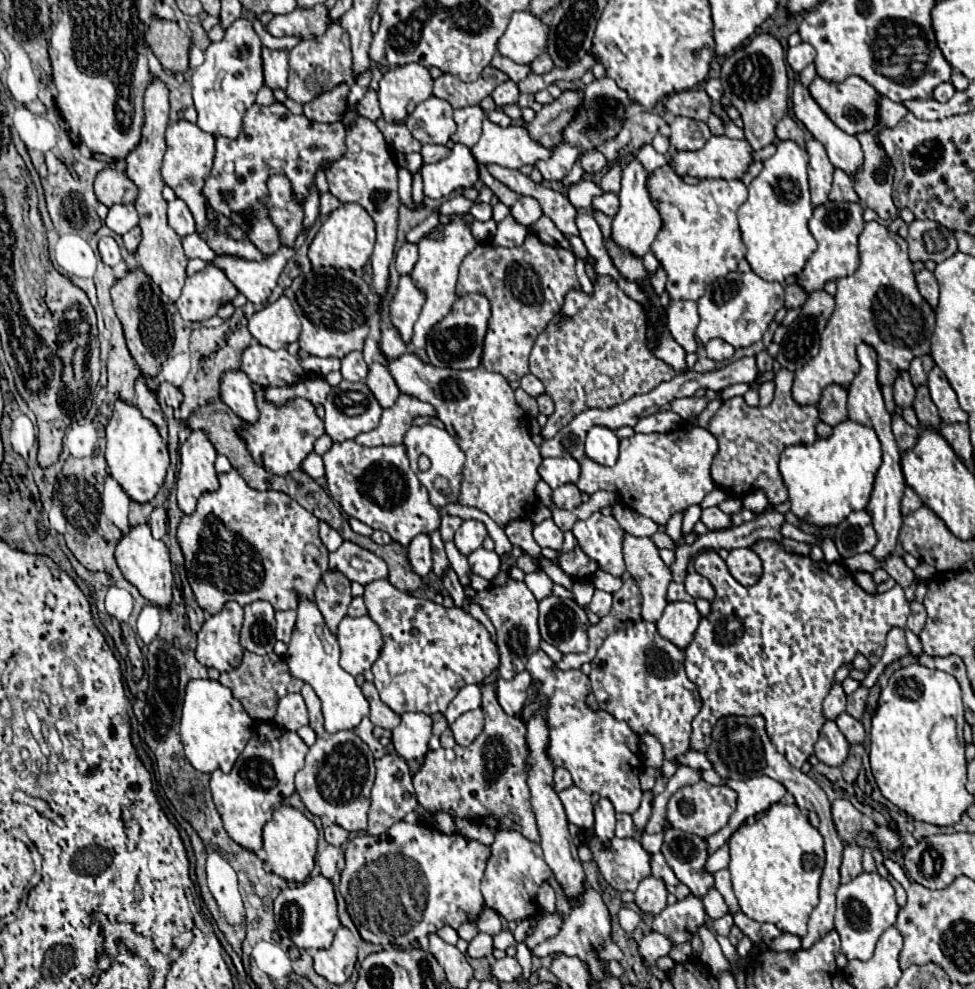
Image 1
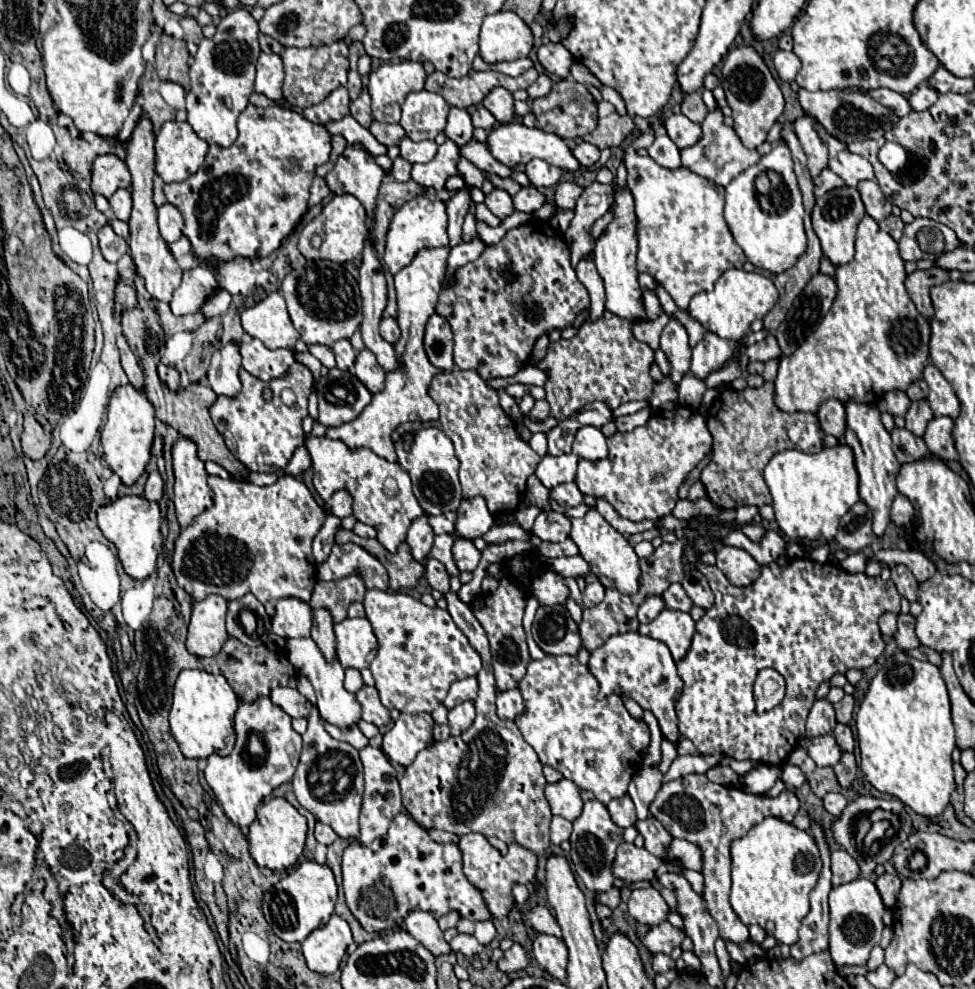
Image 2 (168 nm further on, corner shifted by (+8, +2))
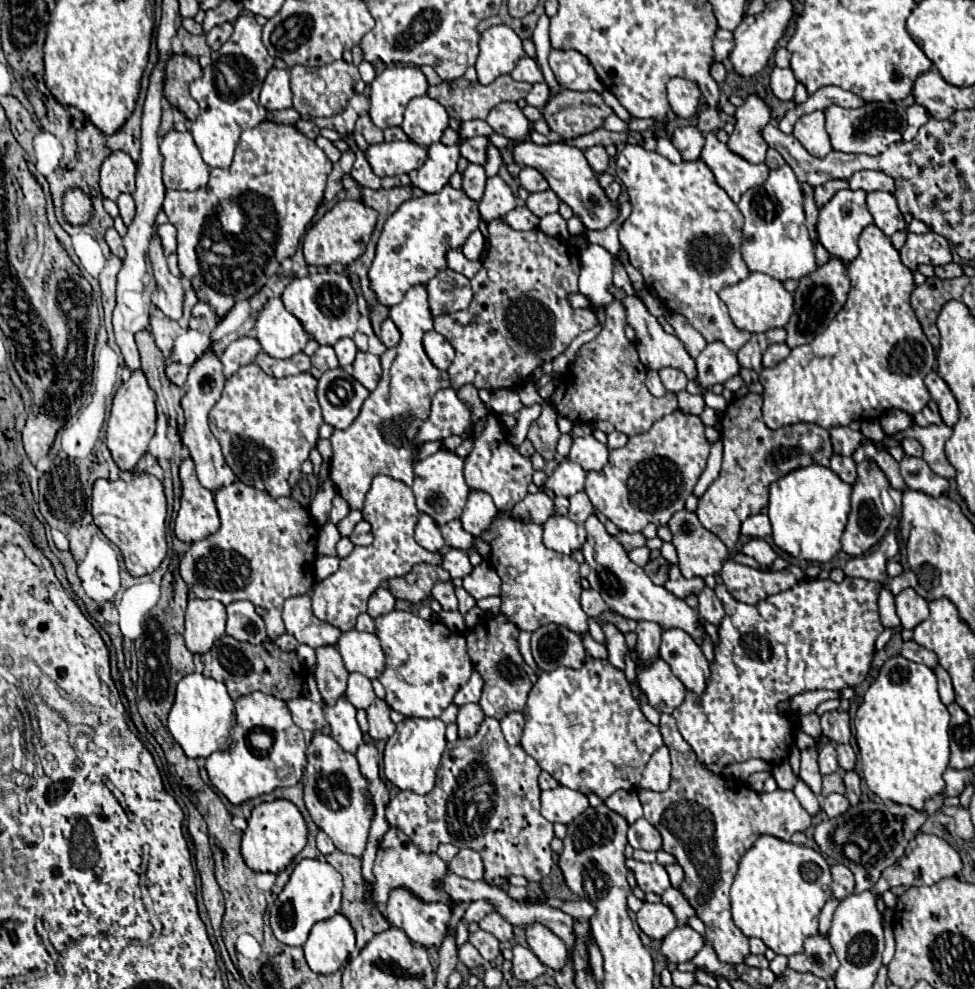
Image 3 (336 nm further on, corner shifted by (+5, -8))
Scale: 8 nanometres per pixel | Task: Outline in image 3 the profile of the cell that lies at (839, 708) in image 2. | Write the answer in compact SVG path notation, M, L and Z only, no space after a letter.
M829 711L821 715L823 735L835 743L849 743L851 739L851 719L847 711Z

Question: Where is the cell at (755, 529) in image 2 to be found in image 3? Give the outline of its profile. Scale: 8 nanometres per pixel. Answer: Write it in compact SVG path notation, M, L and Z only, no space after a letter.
M749 539L745 543L745 553L757 561L761 561L761 565L771 565L775 561L775 551L771 549L771 545L763 539Z

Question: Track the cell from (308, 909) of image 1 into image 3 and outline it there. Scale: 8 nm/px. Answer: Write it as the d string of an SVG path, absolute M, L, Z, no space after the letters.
M301 859L297 867L291 873L289 883L285 889L277 895L277 901L271 905L271 929L275 937L291 947L303 947L309 931L315 923L331 919L335 913L339 913L341 907L341 875L321 859Z

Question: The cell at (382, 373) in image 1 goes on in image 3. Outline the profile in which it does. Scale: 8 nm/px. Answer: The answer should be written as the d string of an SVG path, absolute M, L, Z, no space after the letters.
M357 353L353 361L353 377L369 391L375 391L379 379L381 379L381 363L377 355L371 353Z

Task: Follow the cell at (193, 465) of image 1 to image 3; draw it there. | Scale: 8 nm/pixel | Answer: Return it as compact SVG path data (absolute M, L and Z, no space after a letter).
M191 457L183 459L179 467L179 477L183 495L181 509L175 521L175 535L183 543L193 543L205 539L219 529L219 513L213 501L213 493L199 483Z

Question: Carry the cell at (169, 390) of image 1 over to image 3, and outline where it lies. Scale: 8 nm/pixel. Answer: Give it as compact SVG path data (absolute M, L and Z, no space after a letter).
M171 363L165 367L165 373L169 377L171 383L175 383L177 387L183 387L185 381L187 381L187 373L189 373L189 367L185 365L179 365L179 363Z

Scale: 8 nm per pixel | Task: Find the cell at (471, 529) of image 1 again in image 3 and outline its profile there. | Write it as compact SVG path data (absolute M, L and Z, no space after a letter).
M471 491L461 515L461 525L467 533L479 537L487 527L491 527L491 519L495 519L495 515L497 507L493 505L493 499L483 491Z

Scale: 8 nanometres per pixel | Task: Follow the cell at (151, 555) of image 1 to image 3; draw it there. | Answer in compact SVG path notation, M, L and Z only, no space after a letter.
M131 473L123 475L117 481L97 479L93 487L93 519L103 535L115 543L125 559L129 575L143 577L159 569L167 553L165 543L165 495L163 485L153 475Z

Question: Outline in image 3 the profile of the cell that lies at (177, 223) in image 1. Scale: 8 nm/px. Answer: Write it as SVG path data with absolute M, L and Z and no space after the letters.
M165 223L165 225L159 225L157 227L157 233L161 237L161 243L163 243L163 251L165 255L171 255L177 251L177 231L171 223Z

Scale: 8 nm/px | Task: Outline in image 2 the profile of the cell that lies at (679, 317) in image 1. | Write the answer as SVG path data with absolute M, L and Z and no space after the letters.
M670 319L670 323L664 327L662 337L660 337L660 349L664 351L664 355L666 355L668 363L670 363L672 381L680 383L680 379L690 369L692 349L688 345L686 329L676 319Z

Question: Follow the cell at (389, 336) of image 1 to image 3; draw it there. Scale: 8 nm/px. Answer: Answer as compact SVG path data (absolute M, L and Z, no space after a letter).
M385 319L385 321L383 321L379 339L381 339L381 343L383 343L385 347L397 347L397 345L399 345L401 333L399 333L399 329L395 327L395 323L393 323L391 319Z

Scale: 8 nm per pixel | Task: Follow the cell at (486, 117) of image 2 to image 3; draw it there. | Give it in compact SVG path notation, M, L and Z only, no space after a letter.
M473 119L473 121L465 121L463 125L461 125L461 135L465 135L467 139L469 137L475 137L475 135L483 135L483 137L489 137L491 133L493 133L493 129L485 123L485 121L481 121L481 119Z

